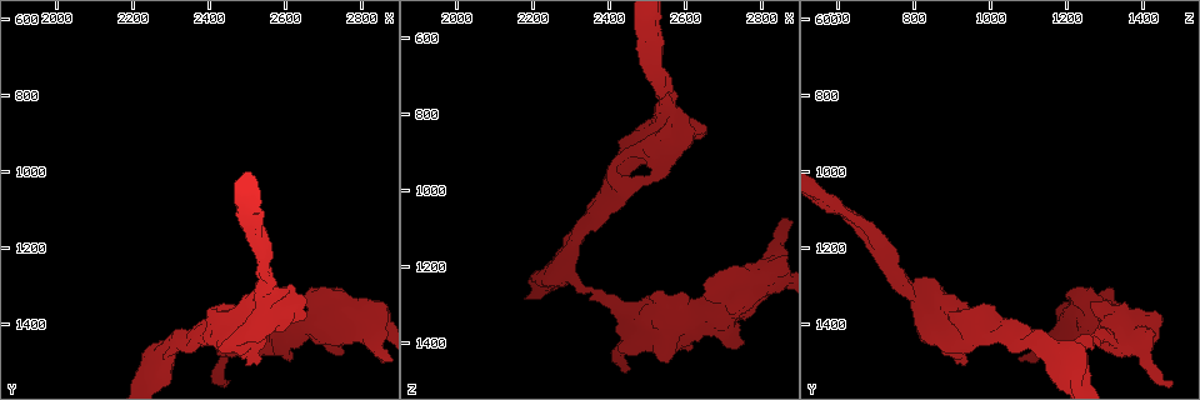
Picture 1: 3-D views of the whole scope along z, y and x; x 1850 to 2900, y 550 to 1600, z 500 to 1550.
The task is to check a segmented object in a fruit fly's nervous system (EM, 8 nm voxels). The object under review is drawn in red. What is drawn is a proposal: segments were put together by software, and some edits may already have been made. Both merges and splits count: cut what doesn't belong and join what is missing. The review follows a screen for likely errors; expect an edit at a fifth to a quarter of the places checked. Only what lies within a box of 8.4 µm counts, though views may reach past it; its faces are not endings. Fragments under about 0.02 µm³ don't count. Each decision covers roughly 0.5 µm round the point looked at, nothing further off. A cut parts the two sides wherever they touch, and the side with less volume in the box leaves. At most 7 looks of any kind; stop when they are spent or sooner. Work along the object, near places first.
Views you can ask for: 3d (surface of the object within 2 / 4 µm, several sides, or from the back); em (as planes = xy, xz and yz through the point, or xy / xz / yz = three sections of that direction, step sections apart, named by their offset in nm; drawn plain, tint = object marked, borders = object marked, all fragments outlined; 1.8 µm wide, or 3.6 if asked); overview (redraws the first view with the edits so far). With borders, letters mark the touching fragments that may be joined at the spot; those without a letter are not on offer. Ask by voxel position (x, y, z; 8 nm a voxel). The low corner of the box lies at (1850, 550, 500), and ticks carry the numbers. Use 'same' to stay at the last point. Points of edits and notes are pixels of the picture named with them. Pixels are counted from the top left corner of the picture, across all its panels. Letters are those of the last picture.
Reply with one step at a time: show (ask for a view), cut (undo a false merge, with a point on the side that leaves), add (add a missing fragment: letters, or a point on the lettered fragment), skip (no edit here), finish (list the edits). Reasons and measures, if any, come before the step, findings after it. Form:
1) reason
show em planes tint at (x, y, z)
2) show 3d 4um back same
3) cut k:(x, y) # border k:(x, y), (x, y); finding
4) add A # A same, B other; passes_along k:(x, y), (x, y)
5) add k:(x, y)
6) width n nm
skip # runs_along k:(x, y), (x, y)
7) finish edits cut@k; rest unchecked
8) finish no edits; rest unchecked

show em 3.6um xz step 4 tint at (2600, 1355, 850)

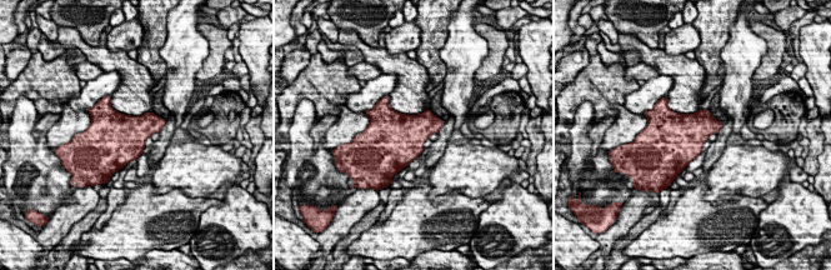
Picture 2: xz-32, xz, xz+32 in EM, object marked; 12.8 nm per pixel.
show em 3.6um planes tint same

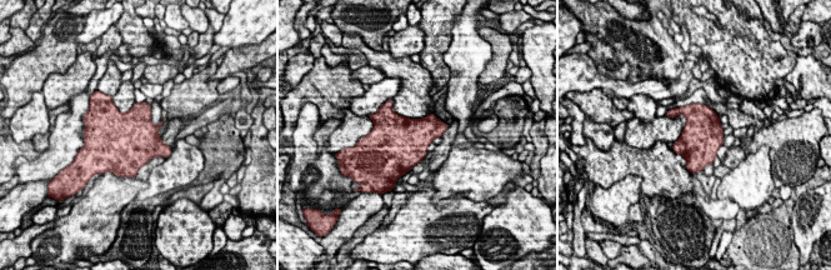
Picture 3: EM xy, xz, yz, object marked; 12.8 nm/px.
see the neighbours
show em 3.6um planes borders same

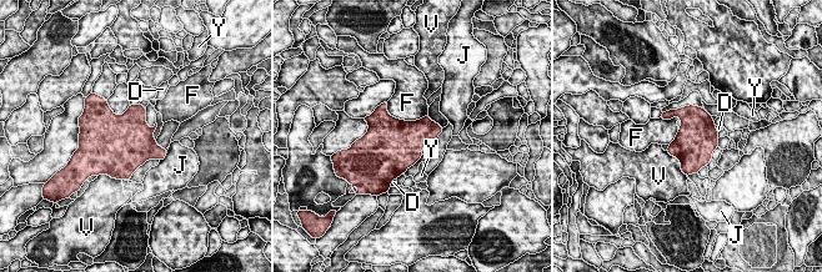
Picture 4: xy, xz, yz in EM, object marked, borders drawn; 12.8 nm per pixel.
width 550 nm
skip # D other, F other, J other, V other, Y other; border 4:(386, 106), (404, 120), (427, 115); all the same cell

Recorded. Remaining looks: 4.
a narrow waist
show em xy step 16 tint at (2425, 1400, 990)

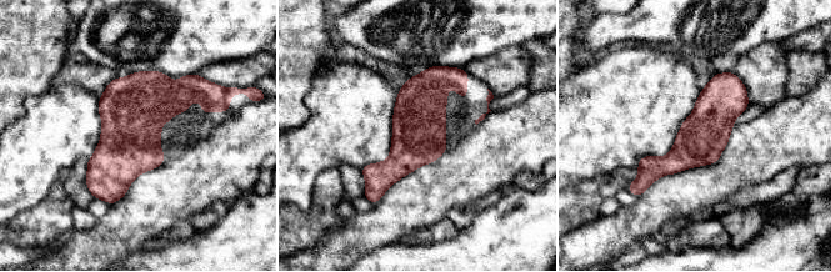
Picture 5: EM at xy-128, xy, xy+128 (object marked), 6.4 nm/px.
show em xy step 16 borders same

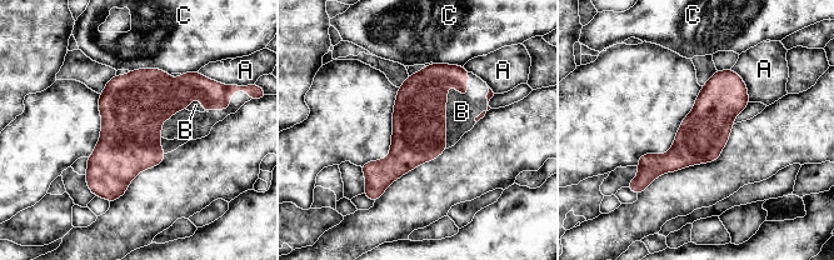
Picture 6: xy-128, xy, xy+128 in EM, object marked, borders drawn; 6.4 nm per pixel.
longest_contact B 500 nm
add B # A other, B same, C other; the cell continues

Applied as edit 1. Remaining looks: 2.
finish edits add@6; rest unchecked

